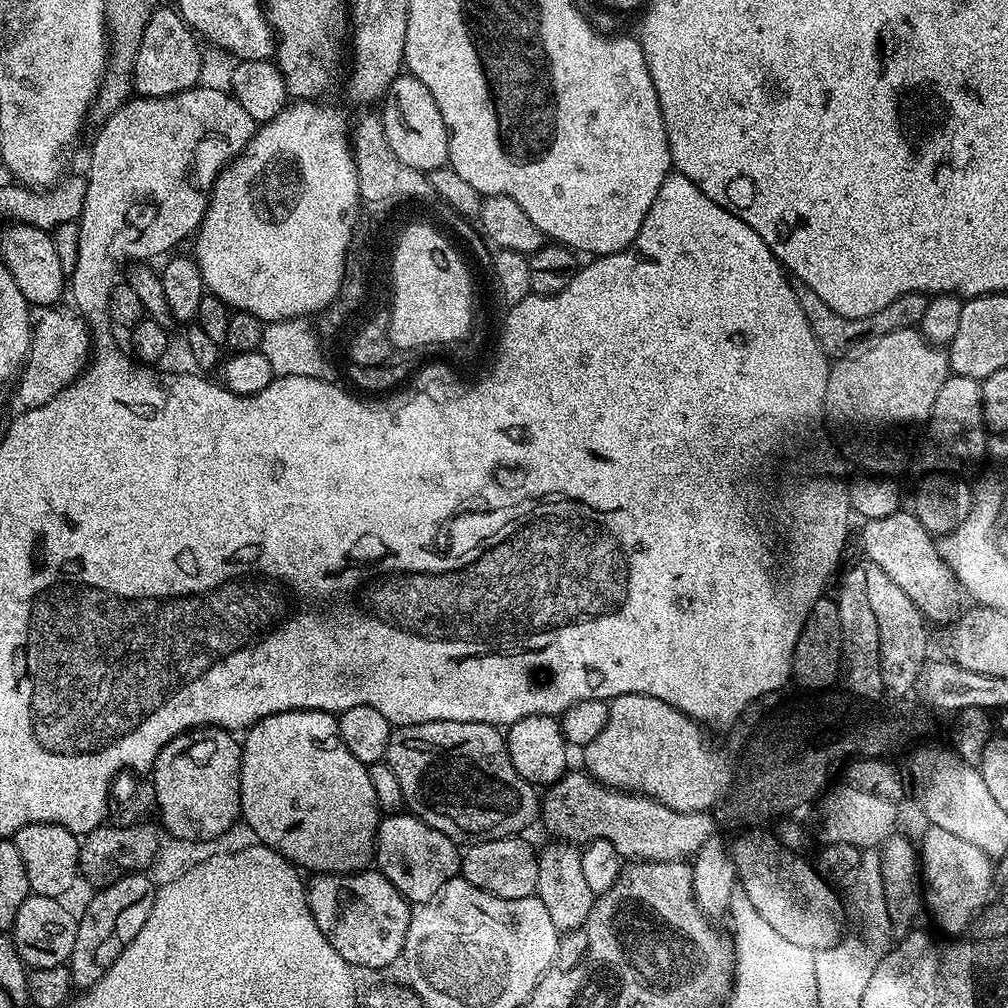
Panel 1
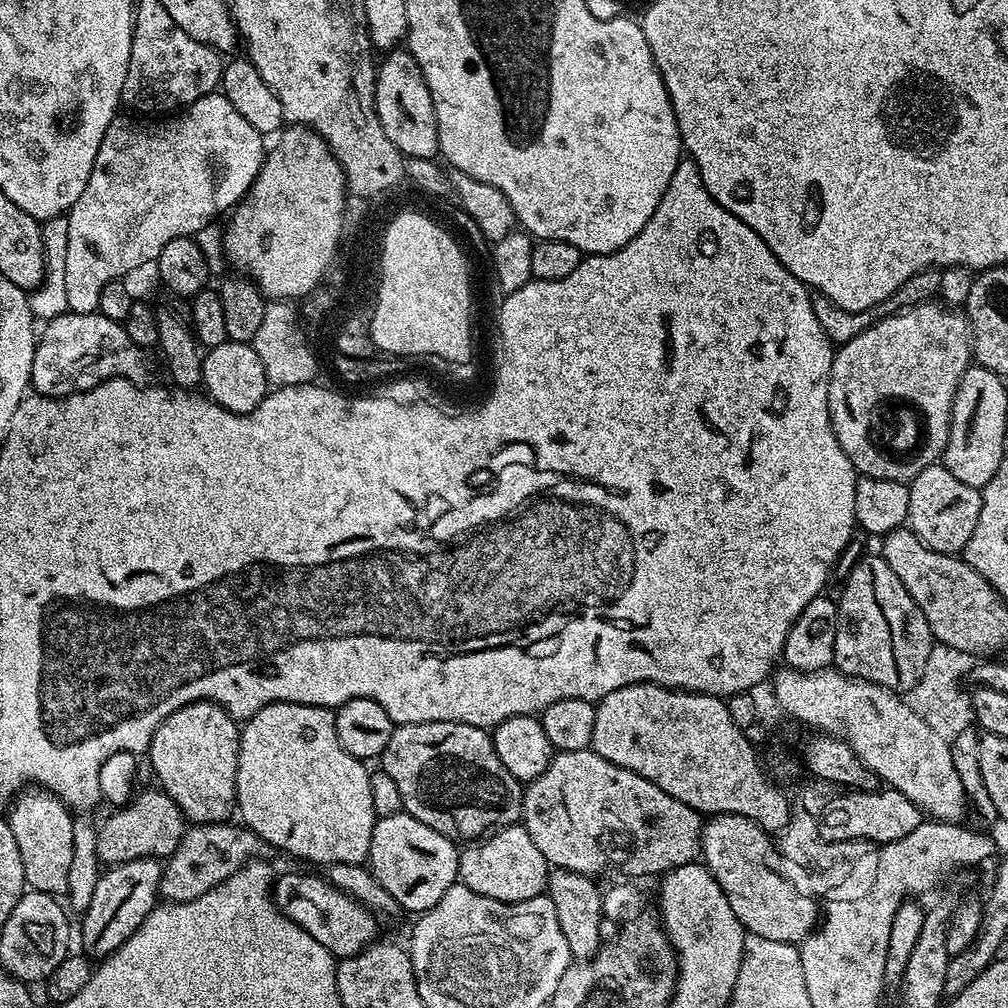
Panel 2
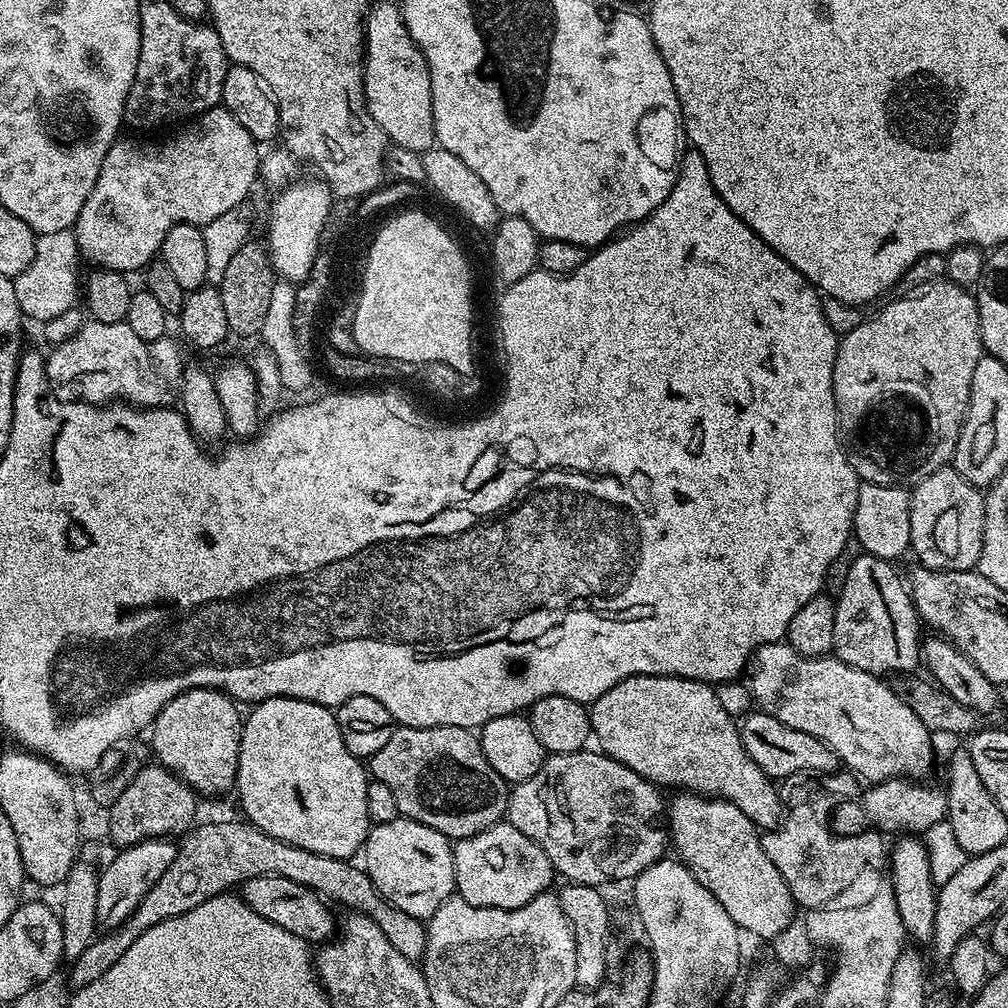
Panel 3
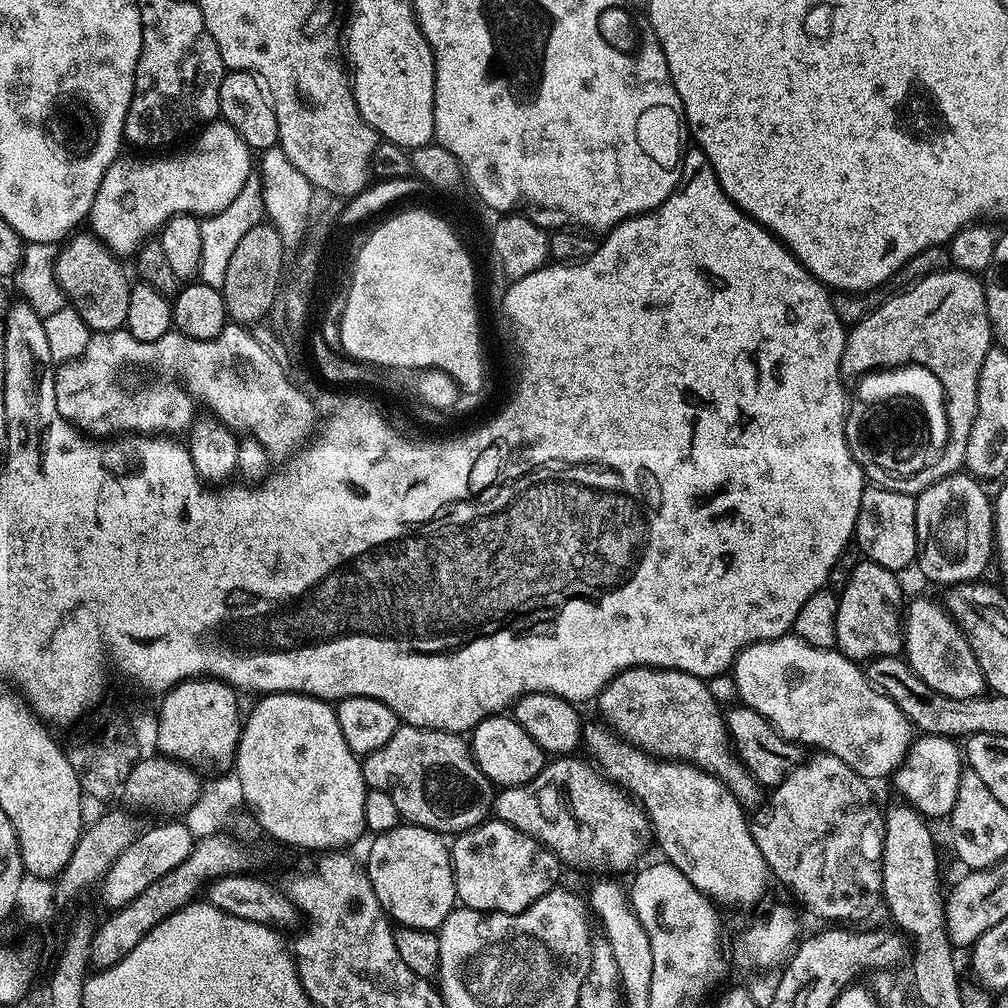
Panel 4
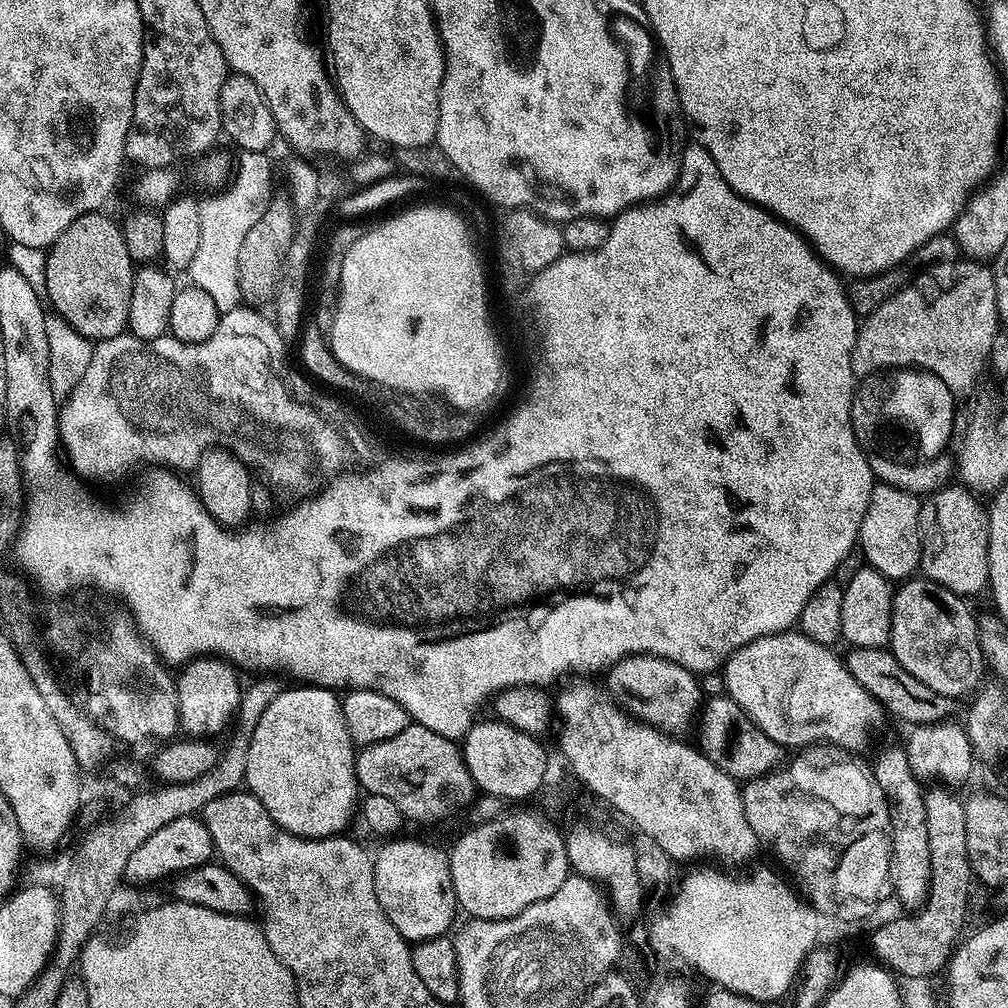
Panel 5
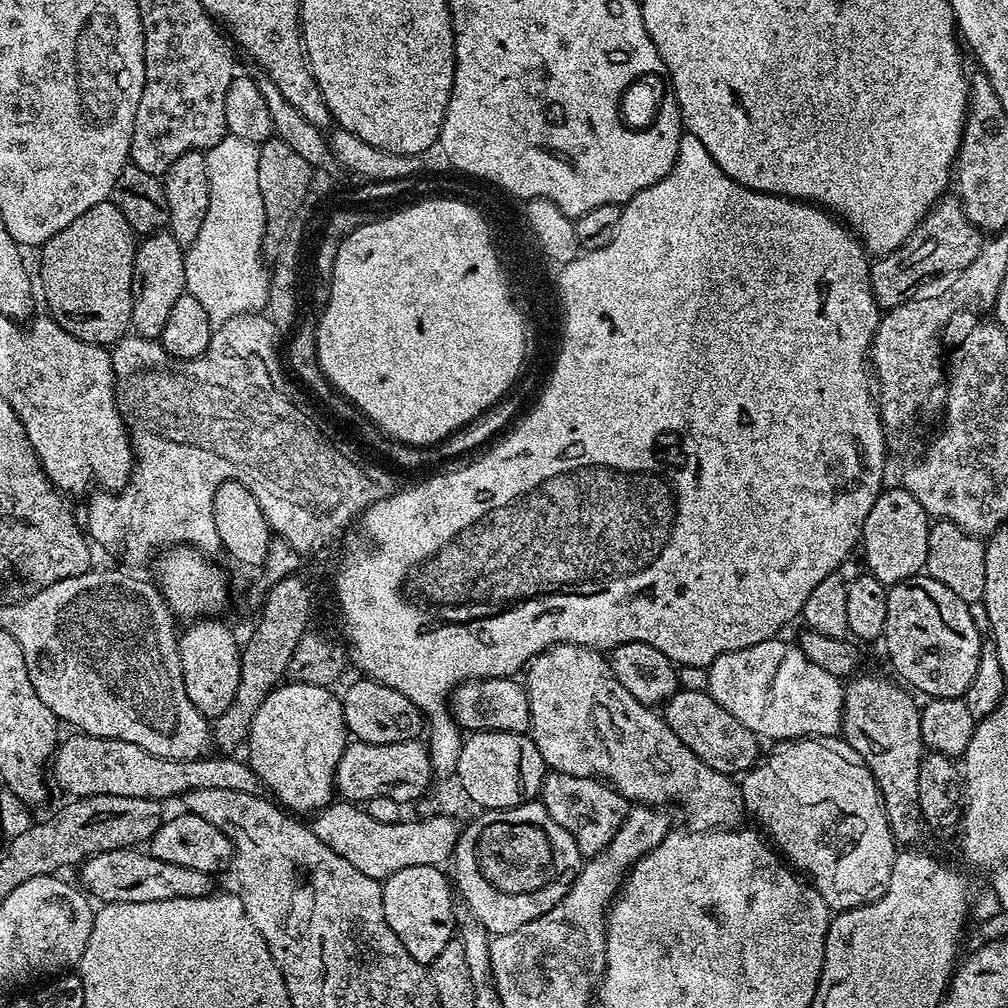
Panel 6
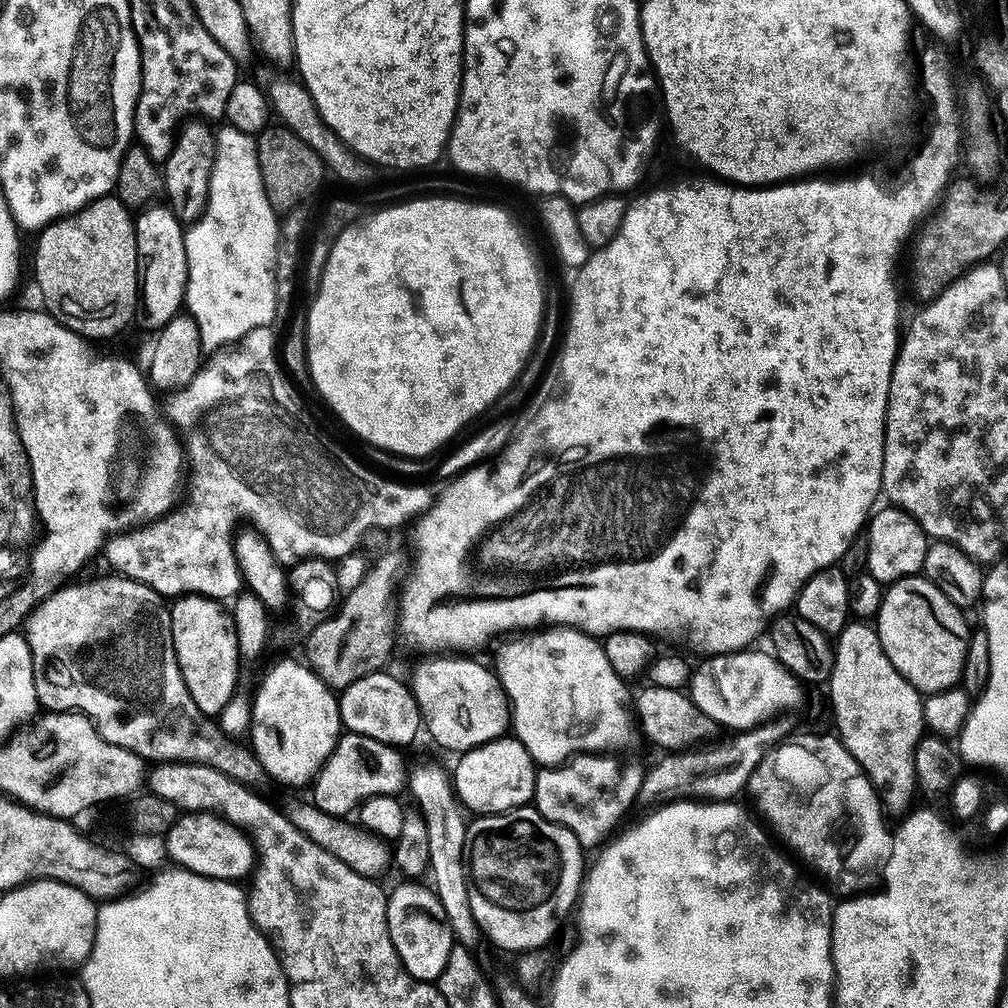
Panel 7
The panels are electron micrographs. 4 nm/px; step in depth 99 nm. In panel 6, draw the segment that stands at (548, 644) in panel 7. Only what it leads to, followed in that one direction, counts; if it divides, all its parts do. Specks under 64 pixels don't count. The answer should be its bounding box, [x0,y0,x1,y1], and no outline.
[526,644,746,830]

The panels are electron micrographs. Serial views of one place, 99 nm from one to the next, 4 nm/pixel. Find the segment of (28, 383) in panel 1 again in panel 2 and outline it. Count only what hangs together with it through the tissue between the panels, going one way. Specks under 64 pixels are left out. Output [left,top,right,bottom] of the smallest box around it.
[31,310,152,396]

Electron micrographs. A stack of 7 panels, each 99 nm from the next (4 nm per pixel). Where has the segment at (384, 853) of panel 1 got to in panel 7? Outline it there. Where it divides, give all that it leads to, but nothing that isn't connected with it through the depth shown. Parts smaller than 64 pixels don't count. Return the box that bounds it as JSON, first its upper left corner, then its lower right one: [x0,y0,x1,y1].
[386,883,454,982]

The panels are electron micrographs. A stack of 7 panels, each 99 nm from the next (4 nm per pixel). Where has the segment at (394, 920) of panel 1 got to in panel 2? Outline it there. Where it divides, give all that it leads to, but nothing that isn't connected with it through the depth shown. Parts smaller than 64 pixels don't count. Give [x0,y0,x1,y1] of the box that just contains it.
[274,872,377,958]

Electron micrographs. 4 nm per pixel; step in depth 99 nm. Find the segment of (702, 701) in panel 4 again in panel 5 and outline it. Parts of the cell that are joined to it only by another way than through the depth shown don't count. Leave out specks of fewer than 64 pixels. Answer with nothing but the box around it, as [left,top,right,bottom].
[606,656,702,734]

